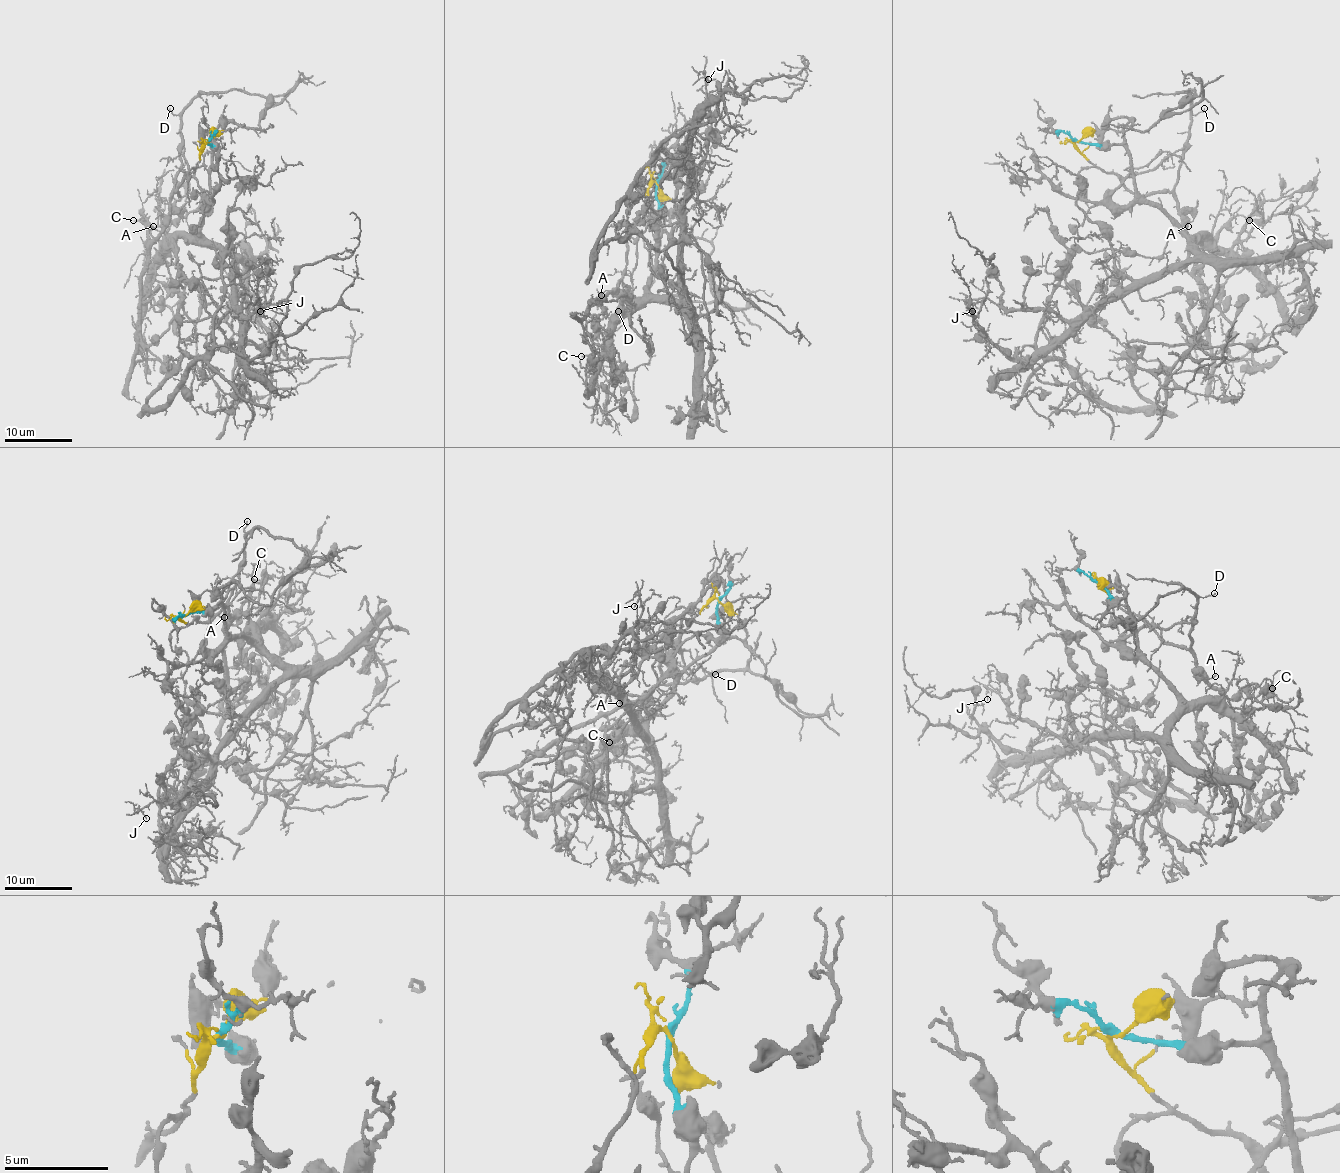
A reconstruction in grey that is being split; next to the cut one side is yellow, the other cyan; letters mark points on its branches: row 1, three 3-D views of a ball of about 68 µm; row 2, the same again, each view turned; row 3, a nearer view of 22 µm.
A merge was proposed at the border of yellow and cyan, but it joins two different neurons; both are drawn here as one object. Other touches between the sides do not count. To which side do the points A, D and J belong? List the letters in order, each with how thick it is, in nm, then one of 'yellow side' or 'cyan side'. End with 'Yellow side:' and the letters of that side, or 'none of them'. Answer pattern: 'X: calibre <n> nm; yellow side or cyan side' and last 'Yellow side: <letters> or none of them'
A: calibre 110 nm; yellow side
D: calibre 110 nm; yellow side
J: calibre 90 nm; cyan side
Yellow side: A, D

